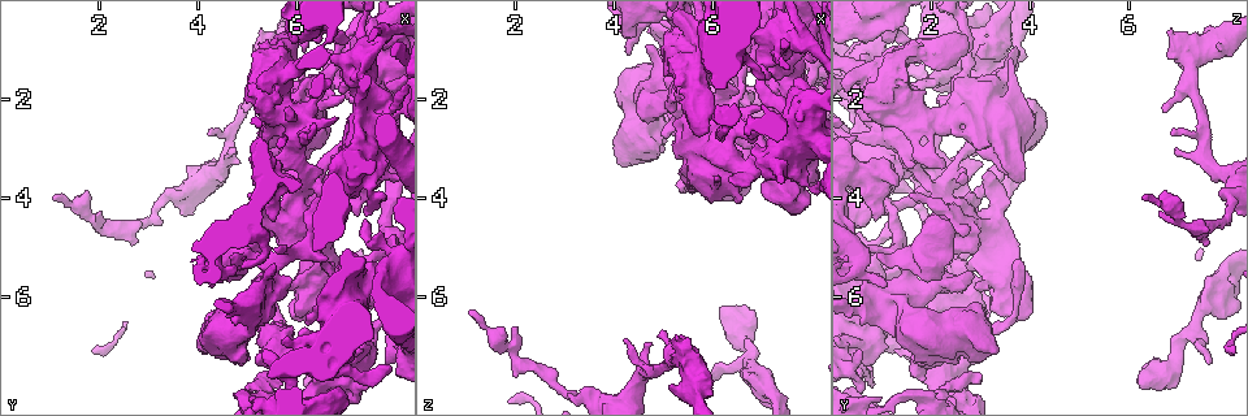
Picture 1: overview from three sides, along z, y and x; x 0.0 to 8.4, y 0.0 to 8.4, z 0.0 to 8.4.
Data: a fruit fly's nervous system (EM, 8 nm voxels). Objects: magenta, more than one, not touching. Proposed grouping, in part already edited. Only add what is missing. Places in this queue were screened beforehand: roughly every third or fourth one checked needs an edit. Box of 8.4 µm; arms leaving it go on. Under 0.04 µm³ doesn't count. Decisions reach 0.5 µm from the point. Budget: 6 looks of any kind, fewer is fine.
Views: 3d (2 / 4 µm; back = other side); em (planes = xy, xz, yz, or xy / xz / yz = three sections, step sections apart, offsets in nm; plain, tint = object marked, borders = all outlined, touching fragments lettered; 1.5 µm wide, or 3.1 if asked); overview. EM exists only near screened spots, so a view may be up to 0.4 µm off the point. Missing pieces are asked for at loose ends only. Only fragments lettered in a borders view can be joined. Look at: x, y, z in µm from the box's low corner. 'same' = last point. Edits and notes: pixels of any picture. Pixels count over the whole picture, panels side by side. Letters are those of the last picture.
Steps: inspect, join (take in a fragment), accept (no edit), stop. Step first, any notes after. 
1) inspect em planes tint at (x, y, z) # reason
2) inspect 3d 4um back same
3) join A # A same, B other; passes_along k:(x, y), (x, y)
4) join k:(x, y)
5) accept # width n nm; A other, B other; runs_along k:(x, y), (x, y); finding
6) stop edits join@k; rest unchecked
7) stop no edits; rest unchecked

inspect 3d 2um at (5.95, 7.40, 7.65) # an open end

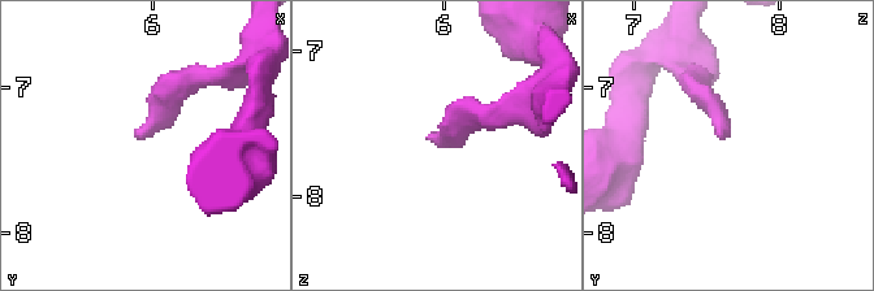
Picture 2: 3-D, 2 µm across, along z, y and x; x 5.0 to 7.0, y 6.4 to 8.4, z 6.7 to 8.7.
inspect em planes plain at (5.94, 7.36, 7.62)

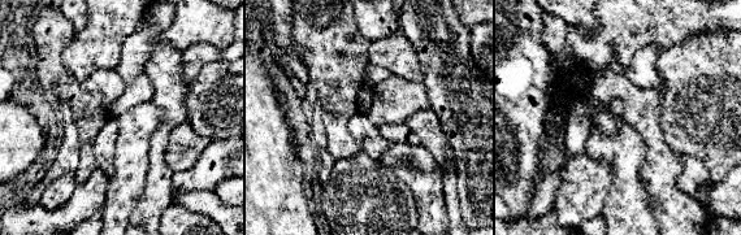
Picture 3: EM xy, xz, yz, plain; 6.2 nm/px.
inspect em planes borders same # see the neighbours

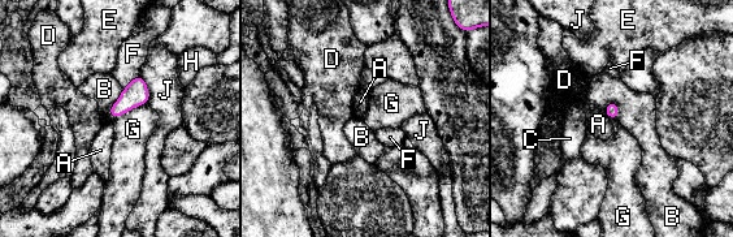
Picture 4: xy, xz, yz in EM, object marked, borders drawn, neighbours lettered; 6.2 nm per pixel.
accept # A other, B other, C other, D other, E other, F other, G other, H other, J other; border 4:(147, 102), (128, 110), (113, 120); none of them fits

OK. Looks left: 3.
inspect em planes borders at (6.05, 1.20, 3.60) # an open end

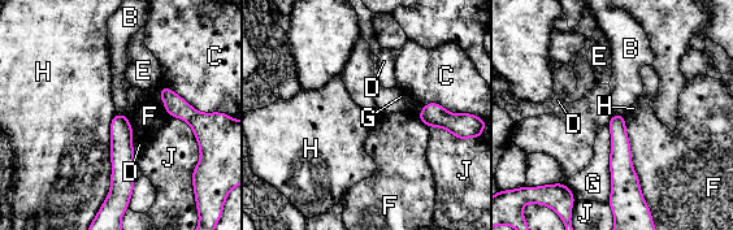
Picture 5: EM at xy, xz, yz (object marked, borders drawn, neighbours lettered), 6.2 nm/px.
accept # B other, C other, D other, E other, F other, G other, H other, J other; no lettered fragment goes on from it

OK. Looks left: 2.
stop no edits; rest unchecked

